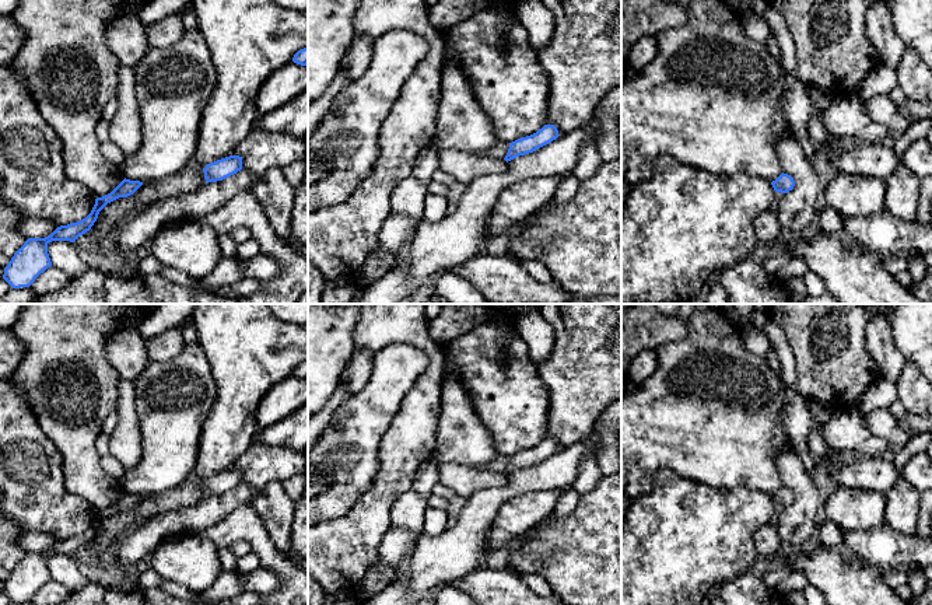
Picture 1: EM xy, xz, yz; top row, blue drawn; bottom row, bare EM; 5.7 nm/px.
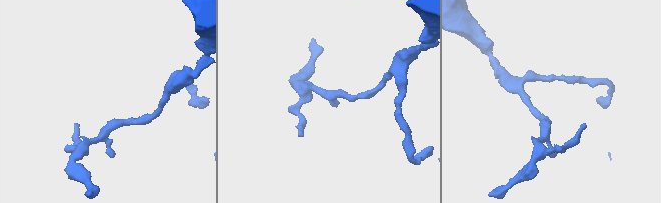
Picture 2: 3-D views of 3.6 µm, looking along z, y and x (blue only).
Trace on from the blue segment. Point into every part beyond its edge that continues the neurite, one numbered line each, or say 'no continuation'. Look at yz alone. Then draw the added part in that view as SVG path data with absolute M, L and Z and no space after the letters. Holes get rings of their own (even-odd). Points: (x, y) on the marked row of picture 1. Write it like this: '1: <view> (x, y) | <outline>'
no continuation

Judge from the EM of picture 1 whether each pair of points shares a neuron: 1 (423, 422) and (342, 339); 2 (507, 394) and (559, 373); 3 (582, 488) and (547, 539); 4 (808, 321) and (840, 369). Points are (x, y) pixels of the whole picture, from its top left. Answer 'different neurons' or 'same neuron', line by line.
1: different neurons
2: different neurons
3: different neurons
4: same neuron

